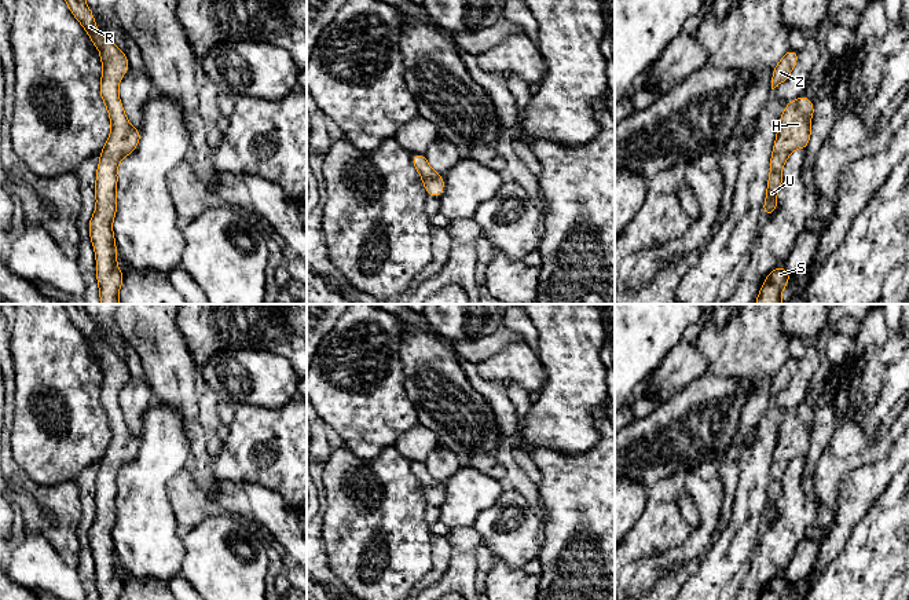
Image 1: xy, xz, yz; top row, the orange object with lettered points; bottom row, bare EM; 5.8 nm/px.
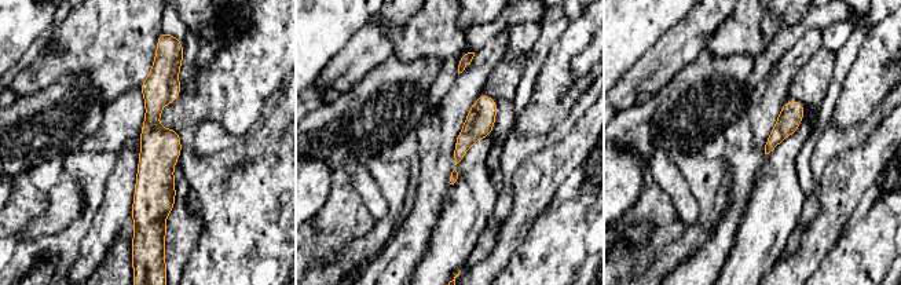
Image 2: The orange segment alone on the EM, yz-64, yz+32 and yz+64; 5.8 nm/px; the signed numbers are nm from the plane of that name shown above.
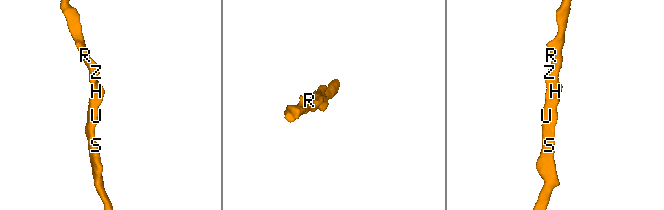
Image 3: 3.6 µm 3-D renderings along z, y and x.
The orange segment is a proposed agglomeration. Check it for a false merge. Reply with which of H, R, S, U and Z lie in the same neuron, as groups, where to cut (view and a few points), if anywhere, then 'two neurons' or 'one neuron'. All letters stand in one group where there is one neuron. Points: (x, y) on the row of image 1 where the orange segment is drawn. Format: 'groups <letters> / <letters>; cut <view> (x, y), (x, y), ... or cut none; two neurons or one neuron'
groups H R S U Z; cut none; one neuron

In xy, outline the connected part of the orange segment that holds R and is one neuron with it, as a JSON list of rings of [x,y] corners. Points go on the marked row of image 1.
[[[65,0],[72,14],[88,33],[92,44],[100,51],[103,73],[100,78],[100,96],[111,121],[111,132],[96,168],[96,208],[89,220],[89,237],[96,256],[96,279],[102,304],[120,304],[118,292],[124,272],[117,267],[116,238],[111,228],[117,213],[116,189],[118,184],[117,168],[120,161],[133,153],[142,132],[135,129],[124,111],[118,96],[118,84],[131,69],[122,52],[107,36],[95,26],[95,17],[85,0]]]

